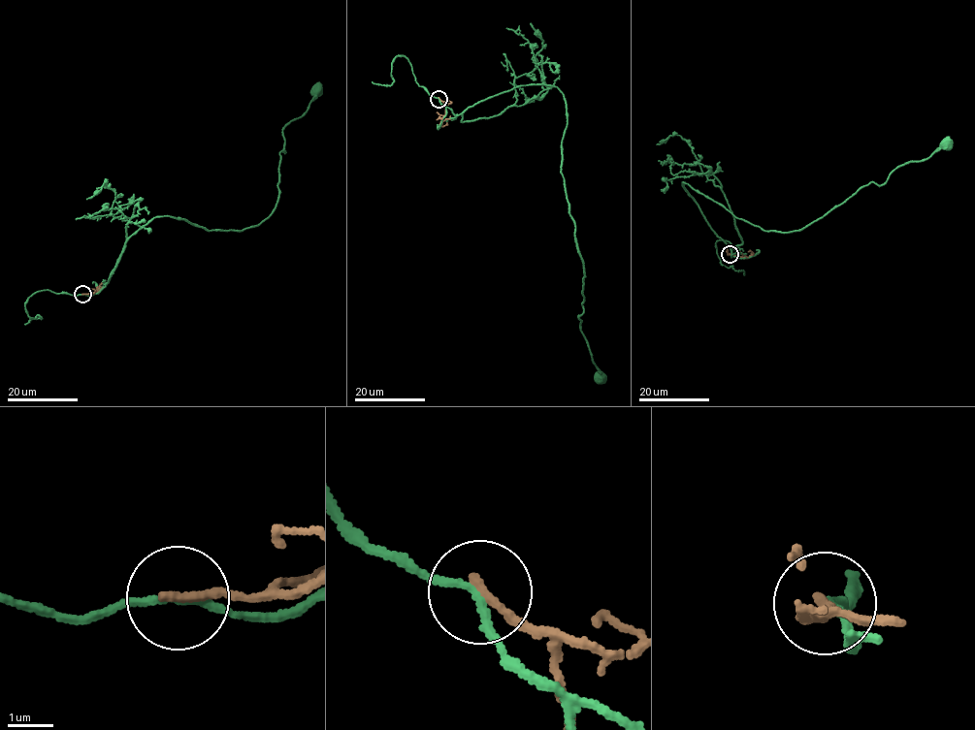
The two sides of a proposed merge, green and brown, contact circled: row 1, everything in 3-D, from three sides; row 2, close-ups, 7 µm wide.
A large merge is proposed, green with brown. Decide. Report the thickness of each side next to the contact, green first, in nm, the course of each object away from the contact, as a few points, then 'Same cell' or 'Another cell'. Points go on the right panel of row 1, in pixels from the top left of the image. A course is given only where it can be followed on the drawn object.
Thickness 160 nm (green) against 200 nm. Course of green: (730, 253), (736, 251), (717, 236), (683, 182), (737, 218), (787, 233), (946, 144). Course of brown: (730, 253), (748, 257), (753, 252), (748, 252). Another cell

